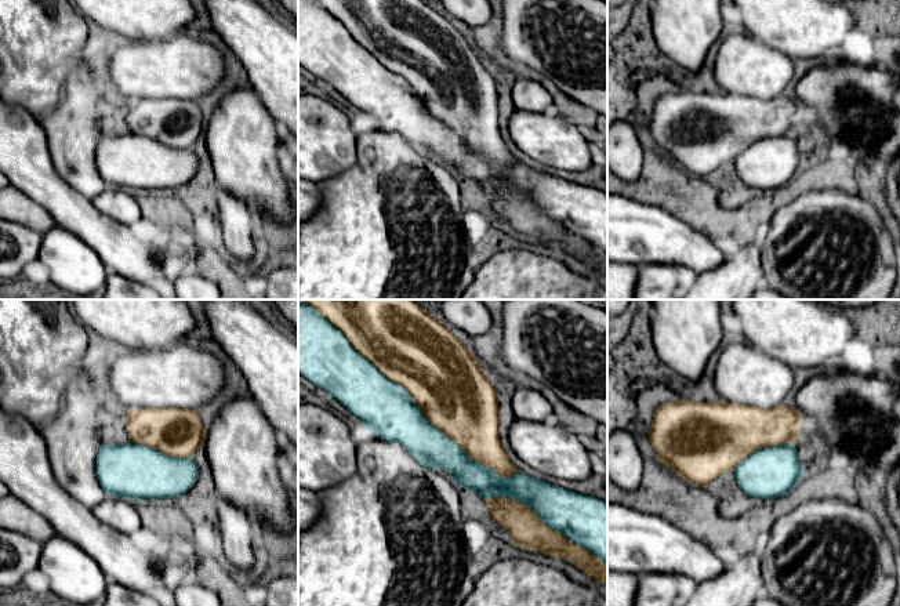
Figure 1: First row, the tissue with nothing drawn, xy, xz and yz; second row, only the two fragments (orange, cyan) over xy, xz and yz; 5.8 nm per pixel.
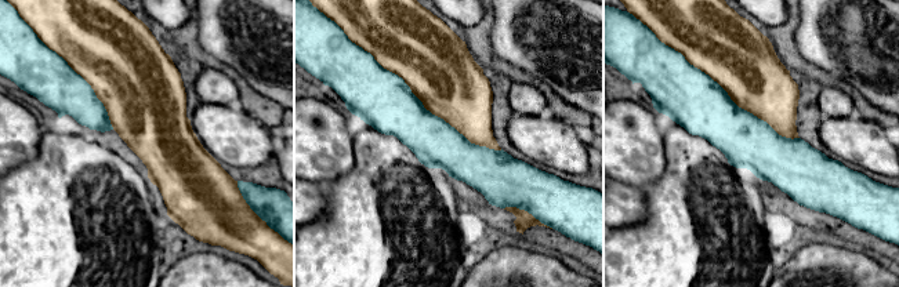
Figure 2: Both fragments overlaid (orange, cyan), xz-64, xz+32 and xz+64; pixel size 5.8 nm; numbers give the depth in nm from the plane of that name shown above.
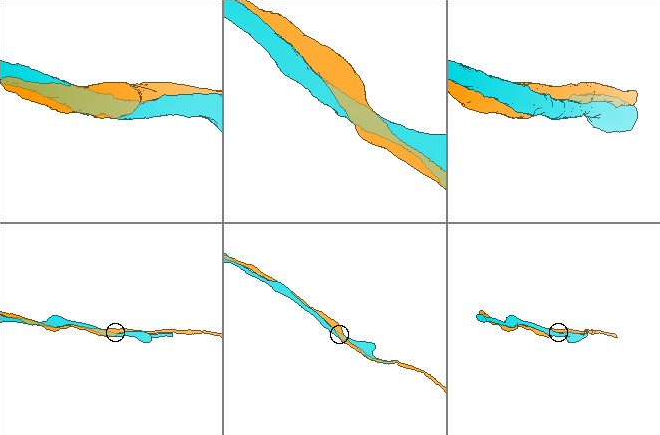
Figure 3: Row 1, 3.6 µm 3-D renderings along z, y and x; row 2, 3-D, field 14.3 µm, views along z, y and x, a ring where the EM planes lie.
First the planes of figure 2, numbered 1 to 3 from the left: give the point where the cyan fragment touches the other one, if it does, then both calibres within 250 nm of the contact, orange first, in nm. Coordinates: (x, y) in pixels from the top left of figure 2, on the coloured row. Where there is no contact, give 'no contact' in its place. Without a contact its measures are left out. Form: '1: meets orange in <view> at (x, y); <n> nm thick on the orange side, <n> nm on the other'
1: meets orange in xz-64 at (68, 64); 480 nm thick on the orange side, 300 nm on the other
2: meets orange in xz+32 at (406, 83); 420 nm thick on the orange side, 320 nm on the other
3: meets orange in xz+64 at (714, 80); 400 nm thick on the orange side, 340 nm on the other

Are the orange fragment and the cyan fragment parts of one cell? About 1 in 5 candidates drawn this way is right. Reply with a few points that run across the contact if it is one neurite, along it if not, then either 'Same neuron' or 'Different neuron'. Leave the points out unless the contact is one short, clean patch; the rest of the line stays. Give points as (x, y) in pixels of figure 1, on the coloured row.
Same neuron

